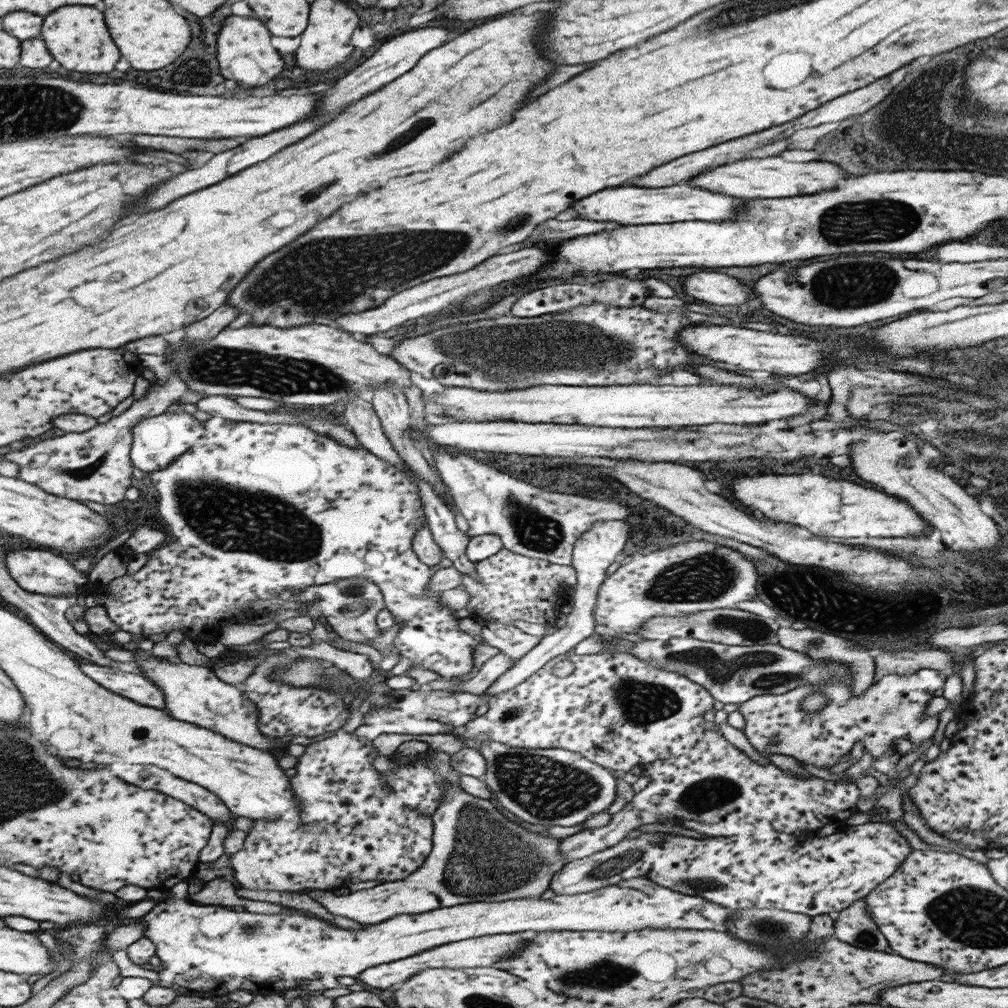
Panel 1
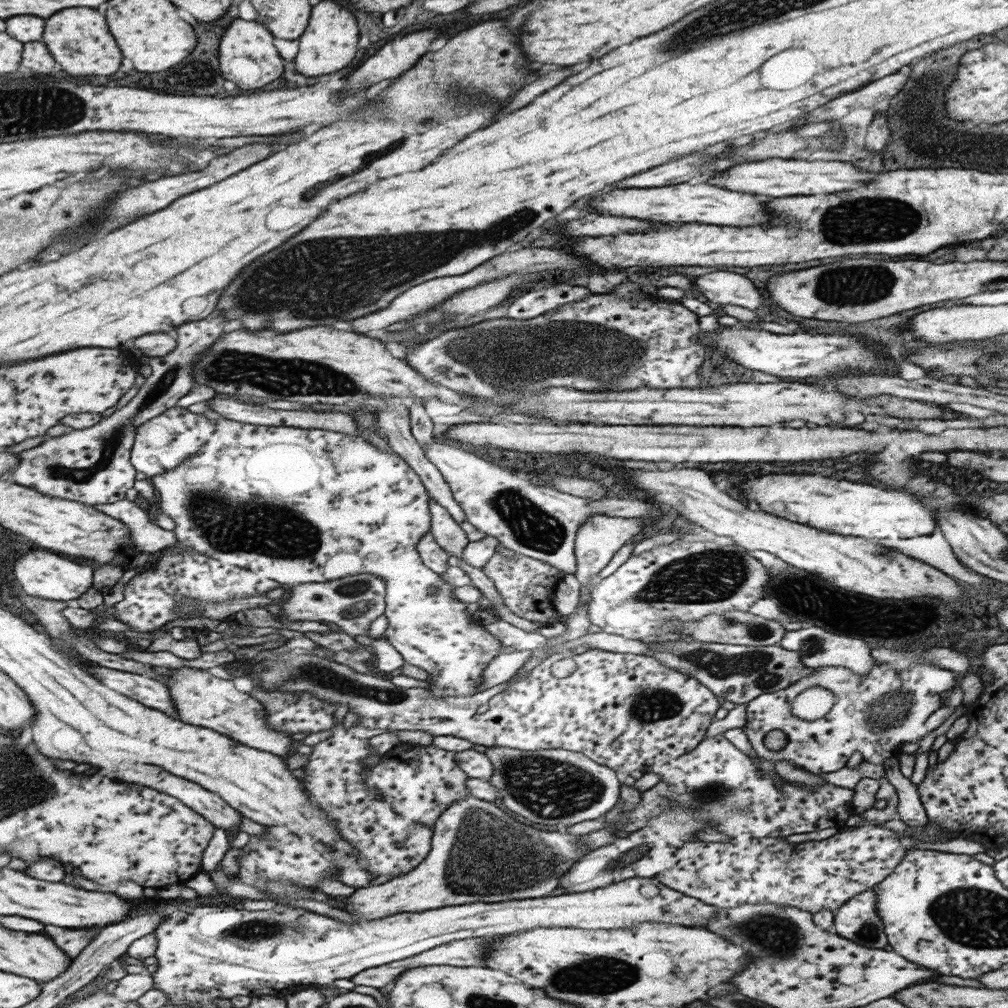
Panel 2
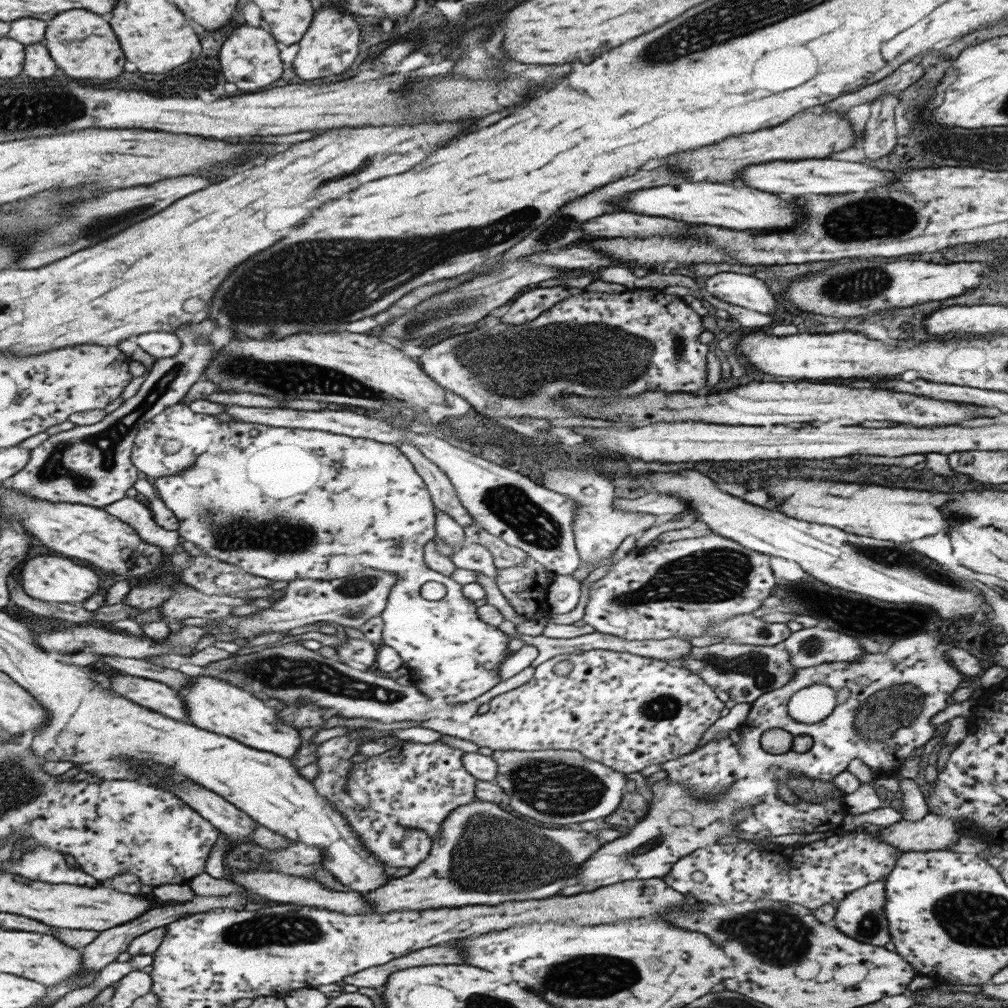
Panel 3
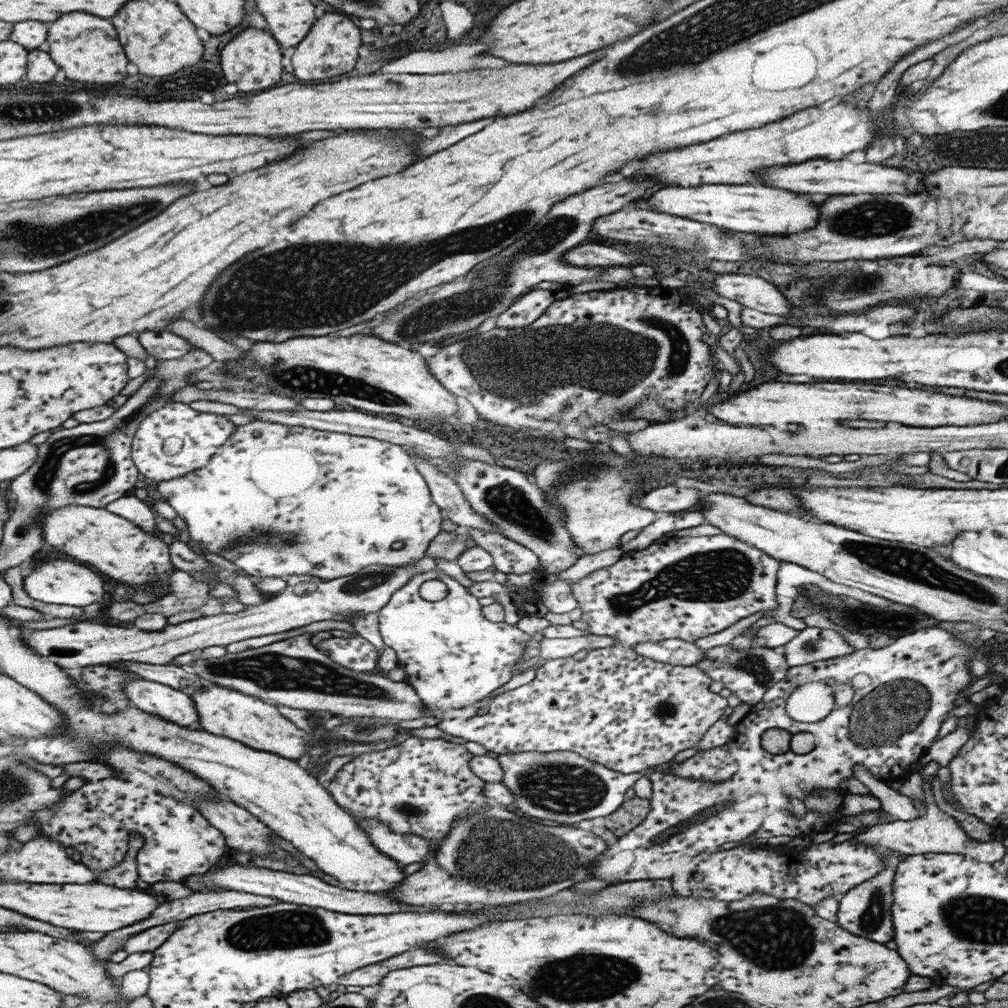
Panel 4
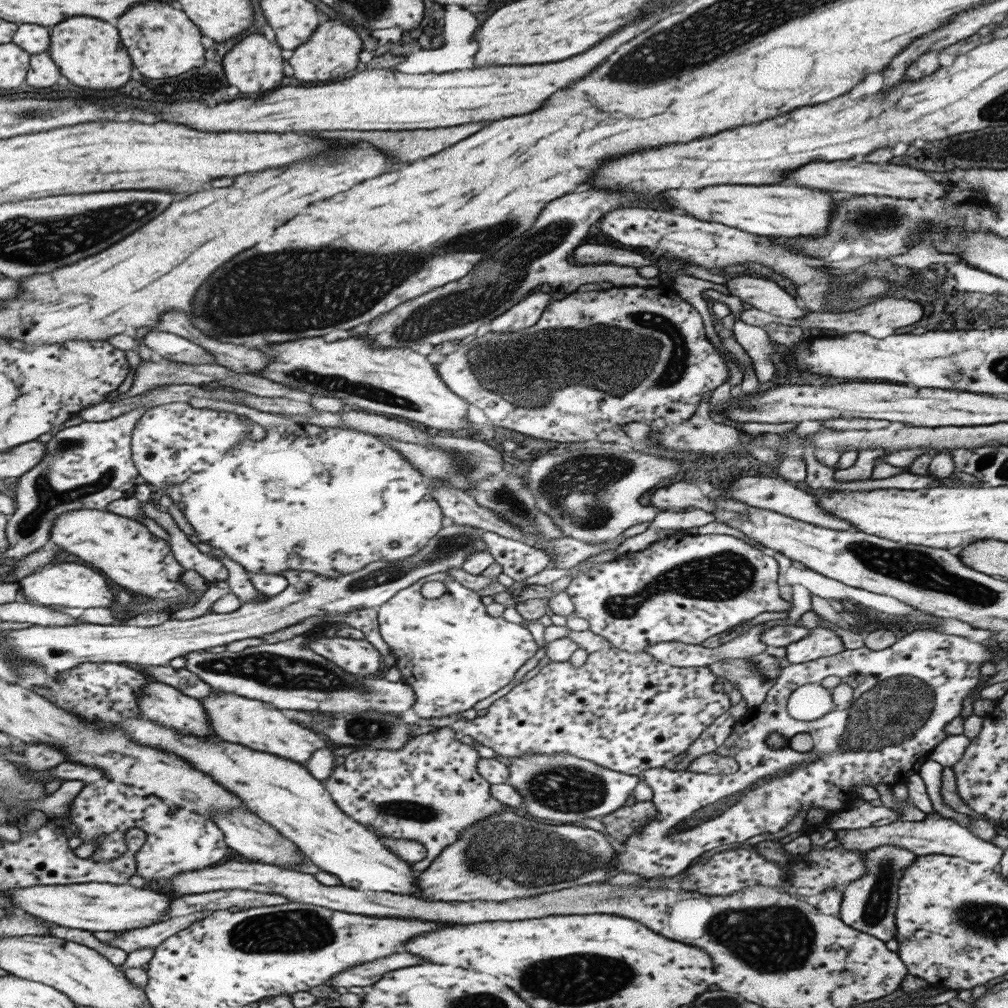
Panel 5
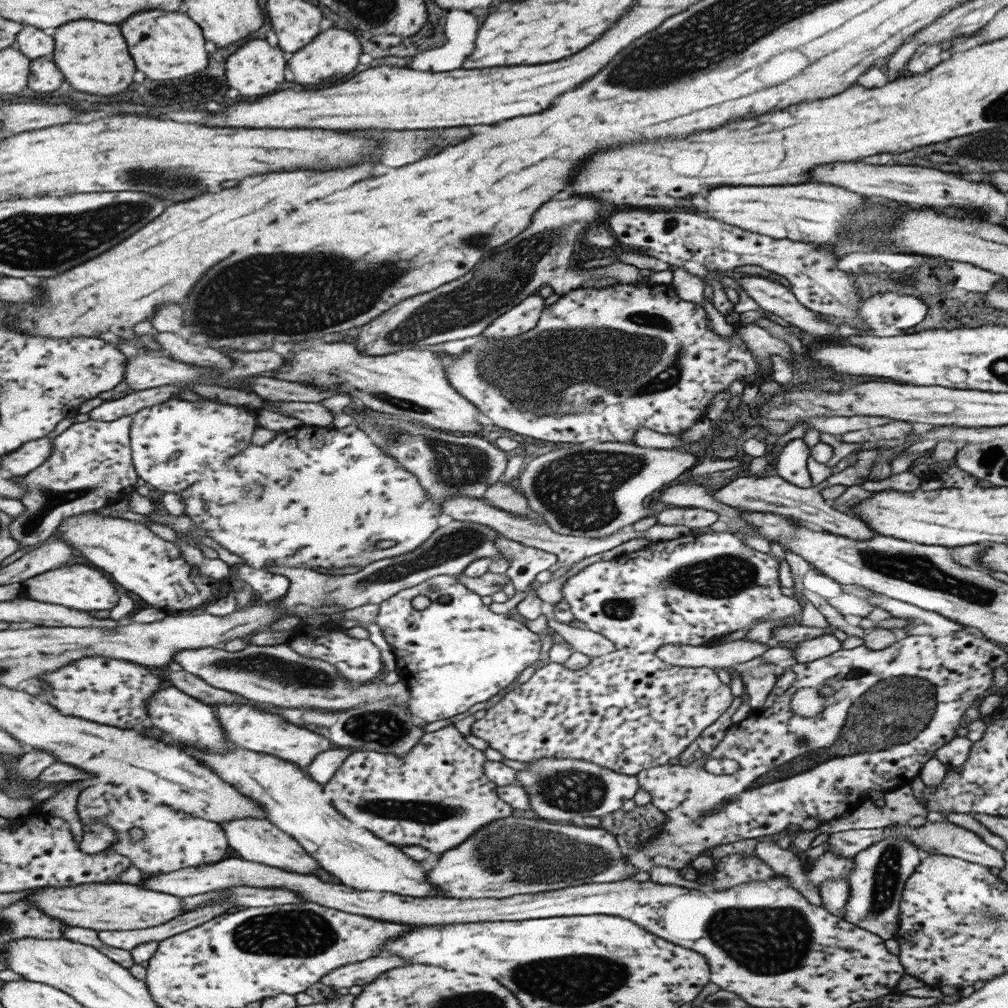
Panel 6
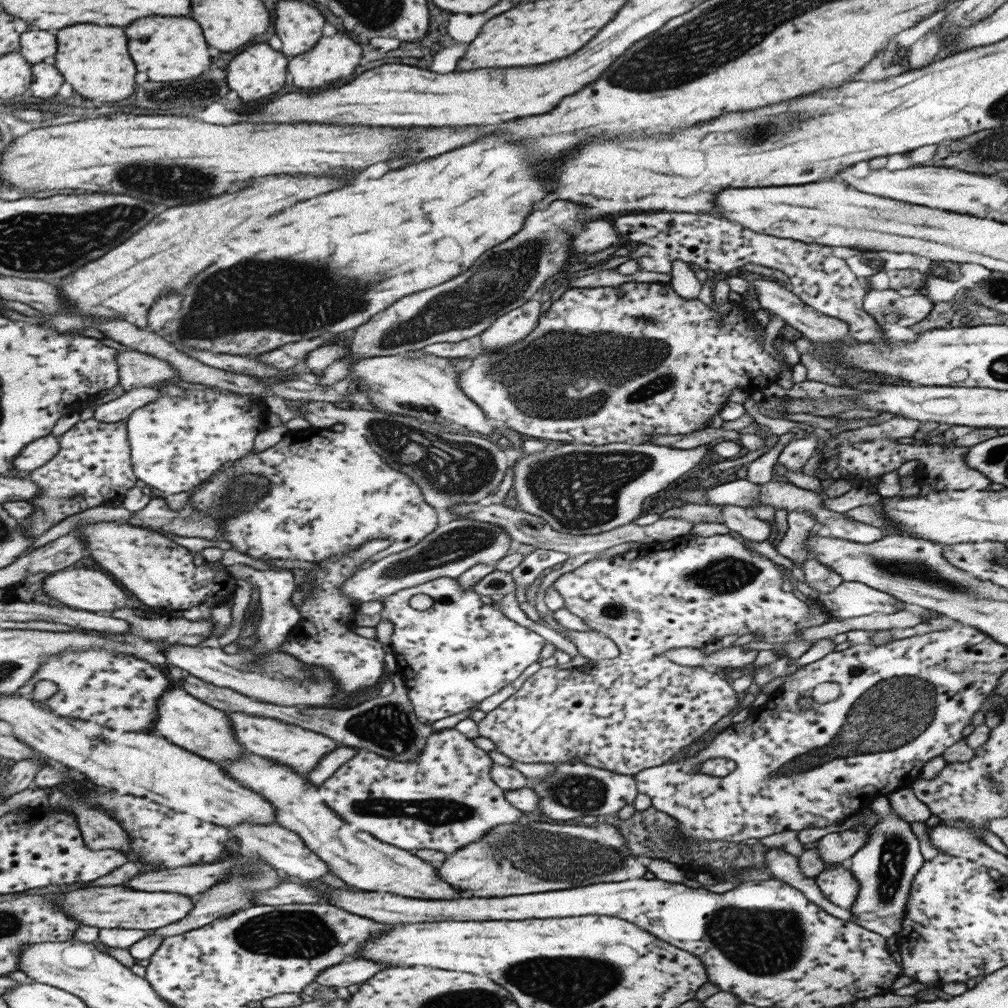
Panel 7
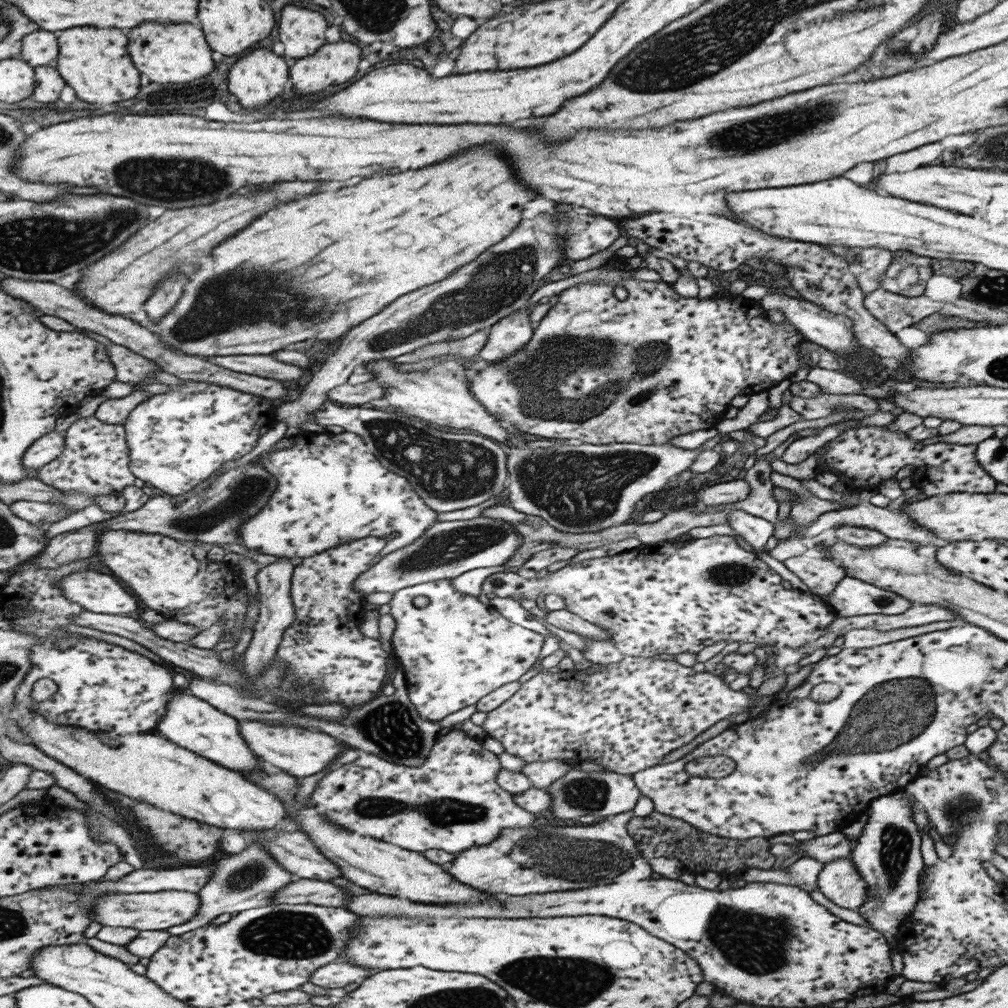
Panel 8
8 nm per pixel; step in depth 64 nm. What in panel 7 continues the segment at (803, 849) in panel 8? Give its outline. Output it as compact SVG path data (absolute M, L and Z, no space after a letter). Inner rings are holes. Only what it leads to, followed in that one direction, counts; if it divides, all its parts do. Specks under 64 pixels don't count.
M867 828L832 832L815 841L815 854L821 862L847 863L847 860L867 840Z

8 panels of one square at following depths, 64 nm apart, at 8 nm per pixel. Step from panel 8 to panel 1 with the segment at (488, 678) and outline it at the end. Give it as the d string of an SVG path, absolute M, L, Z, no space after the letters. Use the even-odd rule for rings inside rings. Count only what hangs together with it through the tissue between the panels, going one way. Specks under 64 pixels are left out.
M211 417L203 421L203 428L202 437L197 438L189 450L185 450L181 456L175 458L163 470L149 473L148 477L149 482L157 490L157 514L167 524L169 534L173 536L173 540L179 546L193 546L209 558L247 572L259 572L259 568L263 568L265 564L271 566L271 572L273 572L273 564L275 564L275 580L295 591L304 586L327 584L341 579L367 579L381 589L384 608L389 610L389 614L393 616L394 624L401 622L401 628L397 630L397 635L392 640L392 646L401 654L405 654L407 658L411 658L415 664L438 674L441 680L453 682L453 686L461 684L464 680L467 681L465 676L473 670L473 648L481 646L481 637L479 635L471 636L471 634L459 630L457 627L459 619L455 618L455 611L439 603L439 593L427 589L433 570L423 564L411 548L415 530L419 530L423 524L426 524L417 484L411 475L407 475L401 467L379 459L361 445L347 447L343 443L337 443L333 437L307 429L301 424L259 424L259 422L235 422Z

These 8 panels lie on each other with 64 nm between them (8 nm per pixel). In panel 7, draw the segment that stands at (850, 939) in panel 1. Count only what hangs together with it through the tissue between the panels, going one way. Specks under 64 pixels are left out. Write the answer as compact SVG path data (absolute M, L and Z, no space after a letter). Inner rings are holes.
M887 797L873 799L869 802L869 809L877 817L877 823L868 824L867 840L847 860L847 868L859 883L859 892L849 911L855 924L887 938L896 936L901 928L911 880L924 860L909 823L892 810Z

